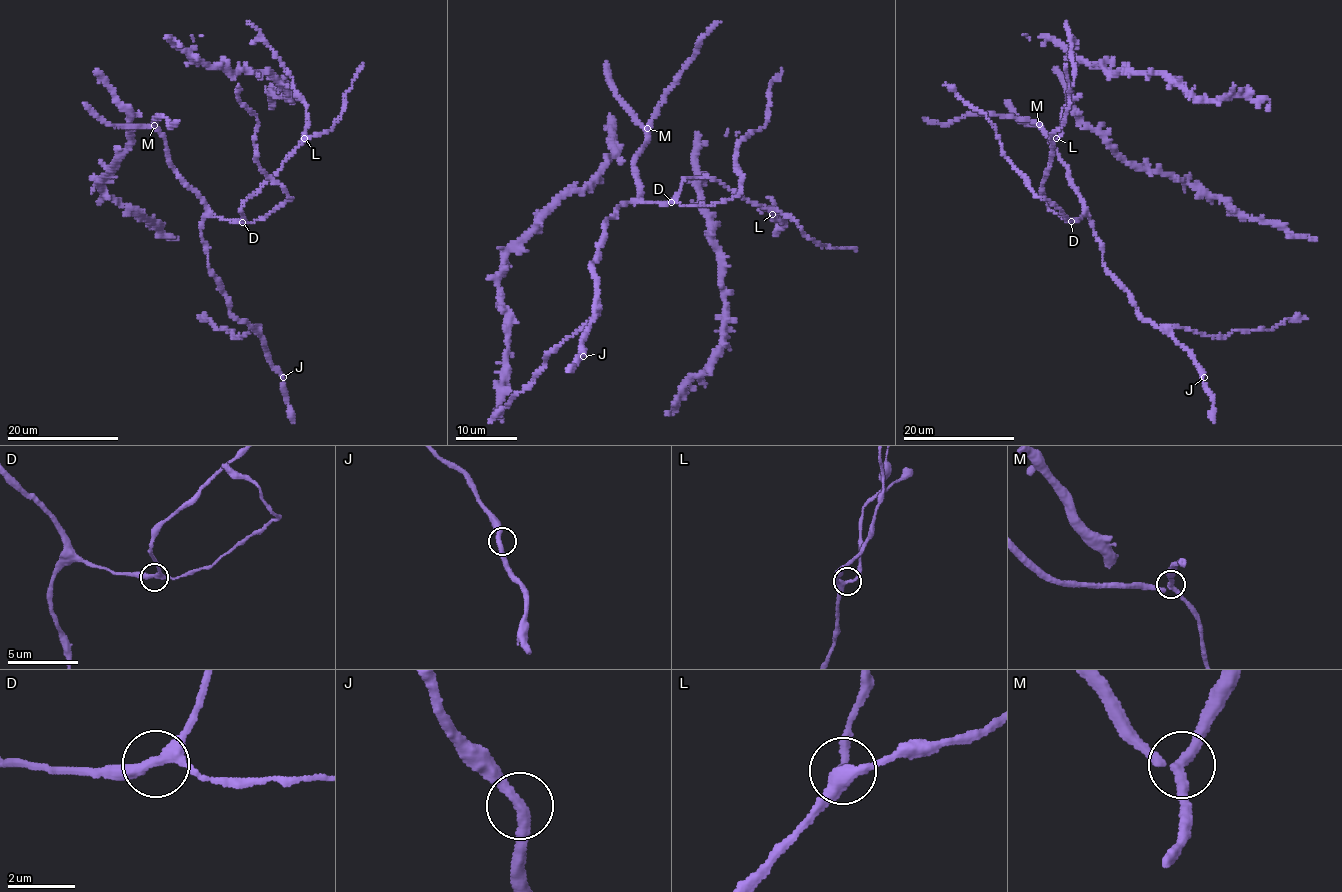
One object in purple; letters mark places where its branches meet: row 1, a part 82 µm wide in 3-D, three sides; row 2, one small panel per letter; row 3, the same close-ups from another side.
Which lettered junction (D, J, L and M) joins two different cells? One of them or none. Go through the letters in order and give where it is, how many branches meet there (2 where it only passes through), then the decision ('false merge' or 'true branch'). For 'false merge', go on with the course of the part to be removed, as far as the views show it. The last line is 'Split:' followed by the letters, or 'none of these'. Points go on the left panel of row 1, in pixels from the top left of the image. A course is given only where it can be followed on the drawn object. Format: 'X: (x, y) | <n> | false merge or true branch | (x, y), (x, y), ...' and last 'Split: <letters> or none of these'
D: (242, 222) | 3 | true branch
J: (283, 377) | 2 | true branch
L: (304, 138) | 3 | true branch
M: (154, 125) | 3 | false merge | (154, 126), (153, 120), (160, 116), (165, 117), (171, 127), (178, 121)
Split: M

